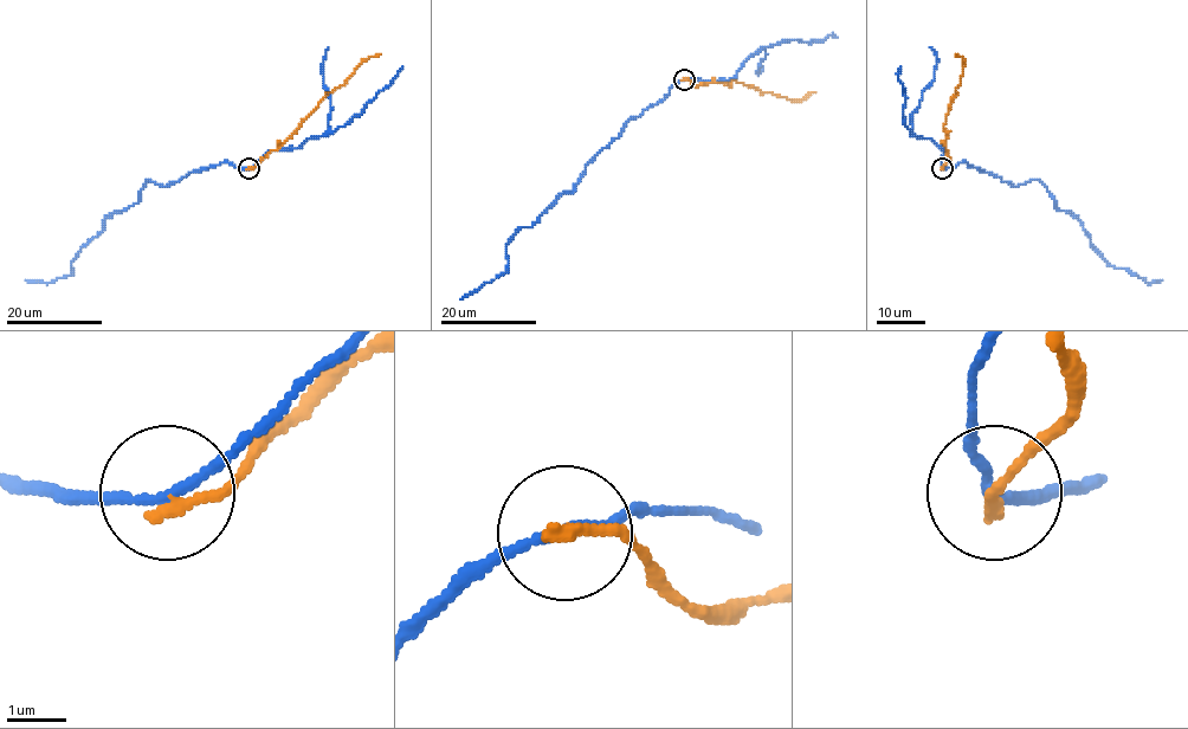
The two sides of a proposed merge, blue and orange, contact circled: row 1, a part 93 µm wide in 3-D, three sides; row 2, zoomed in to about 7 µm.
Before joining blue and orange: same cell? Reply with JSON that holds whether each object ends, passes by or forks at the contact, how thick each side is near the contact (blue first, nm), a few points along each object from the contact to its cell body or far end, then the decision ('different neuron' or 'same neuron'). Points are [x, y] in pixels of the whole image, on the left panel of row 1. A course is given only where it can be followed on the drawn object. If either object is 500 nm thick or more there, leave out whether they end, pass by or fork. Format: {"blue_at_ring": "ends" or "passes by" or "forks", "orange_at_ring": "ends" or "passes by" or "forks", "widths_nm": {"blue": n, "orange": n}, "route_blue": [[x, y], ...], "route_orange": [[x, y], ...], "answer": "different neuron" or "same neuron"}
{"blue_at_ring": "passes by", "orange_at_ring": "ends", "widths_nm": {"blue": 140, "orange": 200}, "route_blue": [[249, 168], [224, 161], [166, 186], [147, 180], [139, 200], [104, 219], [69, 276], [47, 283], [26, 279]], "route_orange": [[249, 168], [276, 150], [359, 65], [380, 55]], "answer": "different neuron"}

